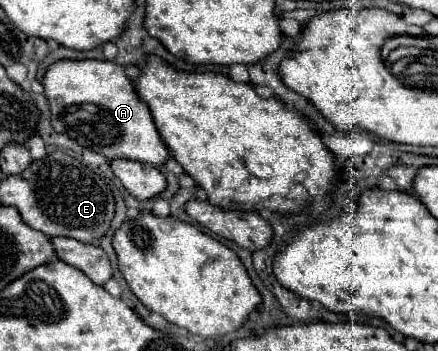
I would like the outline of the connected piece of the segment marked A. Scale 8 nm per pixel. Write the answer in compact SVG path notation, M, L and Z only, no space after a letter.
M57 61L43 79L51 105L51 125L67 133L81 147L105 155L107 159L131 159L161 167L171 159L171 151L161 139L149 107L139 99L133 79L113 61Z

